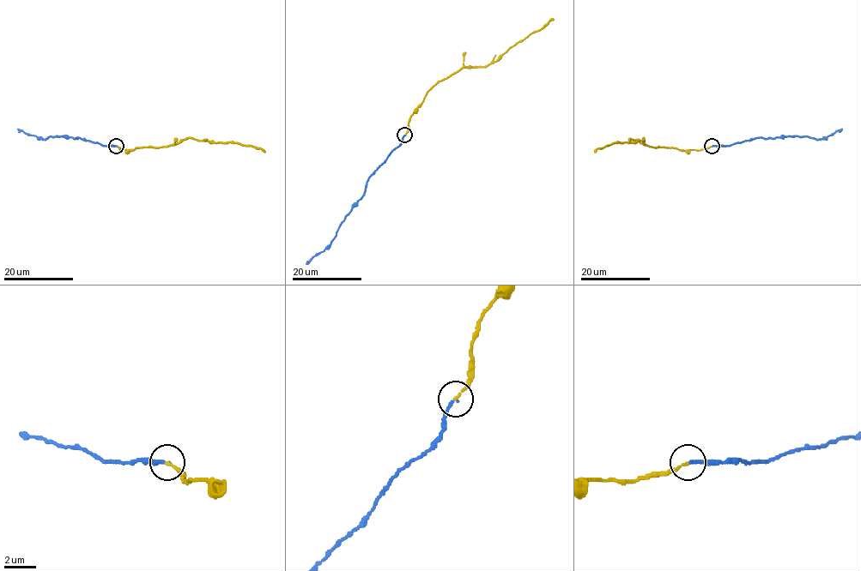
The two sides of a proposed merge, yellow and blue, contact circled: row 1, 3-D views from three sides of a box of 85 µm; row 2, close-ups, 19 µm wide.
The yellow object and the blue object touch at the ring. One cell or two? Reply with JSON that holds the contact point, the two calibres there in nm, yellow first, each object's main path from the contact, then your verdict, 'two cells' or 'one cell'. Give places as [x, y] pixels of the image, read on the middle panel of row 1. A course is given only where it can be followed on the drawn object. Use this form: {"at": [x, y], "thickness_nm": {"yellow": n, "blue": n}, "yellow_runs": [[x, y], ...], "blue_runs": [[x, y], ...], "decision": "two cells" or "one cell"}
{"at": [404, 135], "thickness_nm": {"yellow": 180, "blue": 240}, "yellow_runs": [[404, 135], [410, 116], [426, 93], [439, 81], [463, 67], [482, 67], [494, 63], [512, 46], [554, 20]], "blue_runs": [[404, 135], [403, 141], [369, 177], [363, 196], [346, 216], [331, 243], [306, 263]], "decision": "one cell"}

